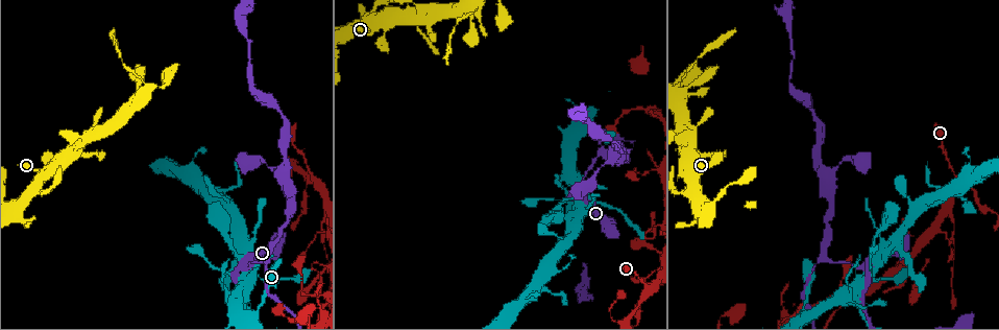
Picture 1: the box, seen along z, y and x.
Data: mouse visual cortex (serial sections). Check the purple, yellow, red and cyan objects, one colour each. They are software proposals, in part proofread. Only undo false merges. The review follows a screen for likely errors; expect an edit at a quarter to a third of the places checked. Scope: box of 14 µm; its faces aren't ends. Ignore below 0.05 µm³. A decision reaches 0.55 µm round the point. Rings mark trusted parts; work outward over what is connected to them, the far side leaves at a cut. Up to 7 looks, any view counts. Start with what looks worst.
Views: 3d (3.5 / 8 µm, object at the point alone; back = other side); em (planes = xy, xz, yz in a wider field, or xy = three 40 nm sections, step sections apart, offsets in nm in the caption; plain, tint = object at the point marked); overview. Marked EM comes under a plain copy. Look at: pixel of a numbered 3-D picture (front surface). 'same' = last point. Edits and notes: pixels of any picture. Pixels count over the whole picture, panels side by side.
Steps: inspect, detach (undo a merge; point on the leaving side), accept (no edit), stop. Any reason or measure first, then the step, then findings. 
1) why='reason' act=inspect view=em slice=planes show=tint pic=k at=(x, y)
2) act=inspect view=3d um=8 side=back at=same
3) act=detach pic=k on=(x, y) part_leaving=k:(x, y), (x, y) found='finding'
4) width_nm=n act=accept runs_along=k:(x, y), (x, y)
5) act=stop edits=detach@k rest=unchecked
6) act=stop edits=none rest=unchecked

why='four or more arms meet' act=inspect view=3d um=3.5 pic=1 at=(954, 174)

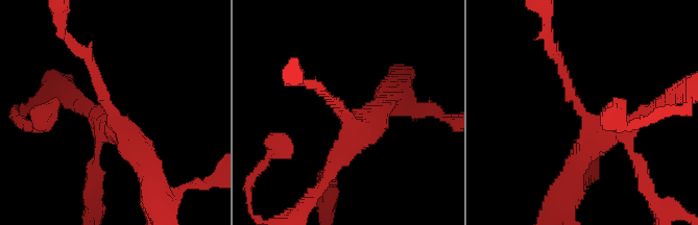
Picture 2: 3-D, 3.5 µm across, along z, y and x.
arms=4 arm_widths_nm=150,150,250,300 why='shape alone is not enough' act=inspect view=em slice=xy step=5 show=tint pic=2 at=(592, 125)

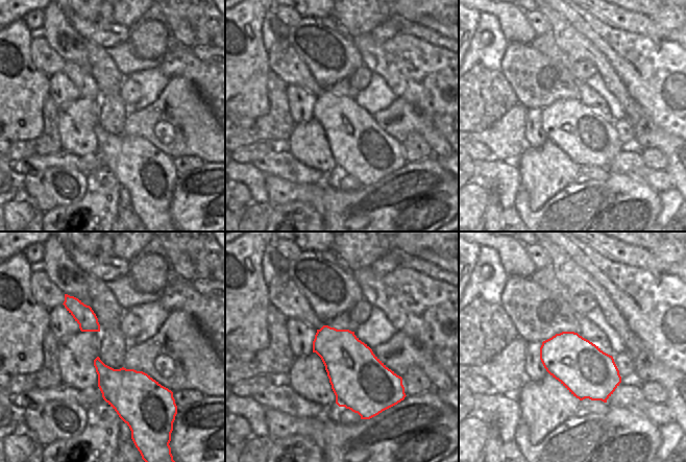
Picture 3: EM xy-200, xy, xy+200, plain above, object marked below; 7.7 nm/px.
act=accept runs_along=2:(93, 70), (150, 179) found='continuous, no second cell'

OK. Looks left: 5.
why='thin neck' act=inspect view=3d um=8 pic=1 at=(418, 27)

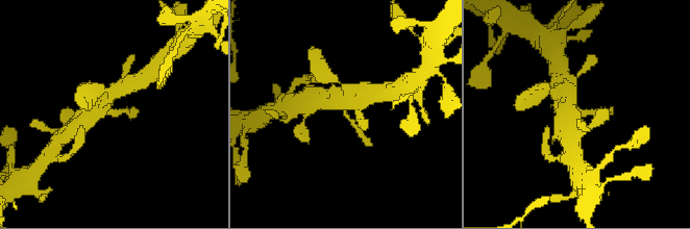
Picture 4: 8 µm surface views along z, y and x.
act=inspect view=em slice=planes show=tint pic=4 at=(343, 113)

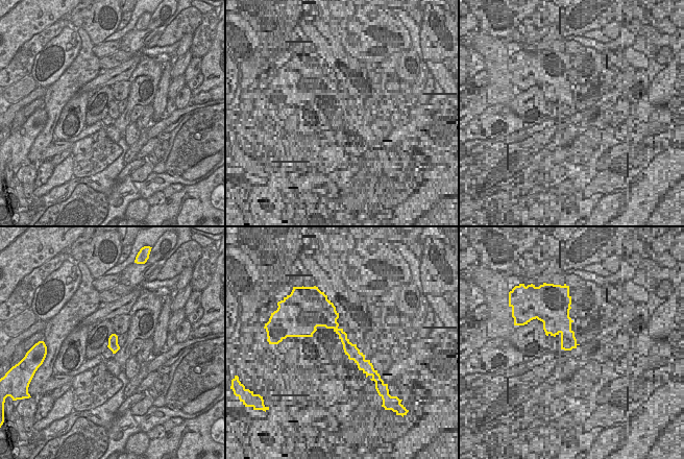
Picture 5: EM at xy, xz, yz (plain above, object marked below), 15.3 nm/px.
act=accept runs_along=4:(326, 98), (338, 103), (362, 135) found='continuous, no second cell'

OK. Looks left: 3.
why='sharp bend' act=inspect view=3d um=8 pic=1 at=(826, 256)

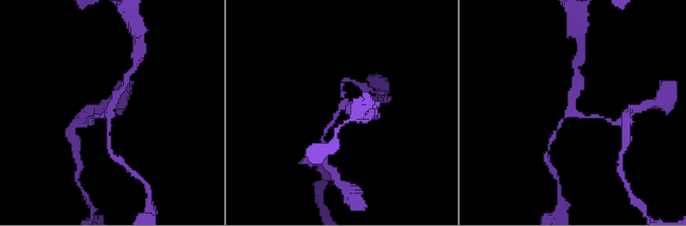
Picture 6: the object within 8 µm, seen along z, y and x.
arms=3 arm_widths_nm=150,150,250 act=inspect view=em slice=planes show=tint pic=6 at=(339, 108)

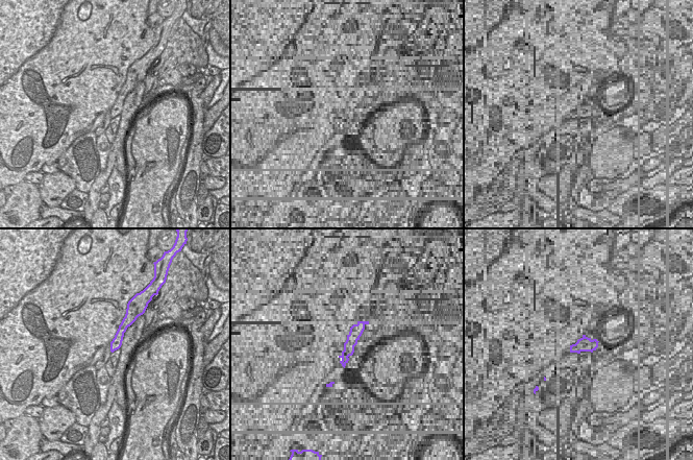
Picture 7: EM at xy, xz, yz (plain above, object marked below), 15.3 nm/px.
act=accept runs_along=6:(92, 116), (104, 115), (122, 88) found='all the same cell'

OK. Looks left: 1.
act=stop edits=none rest=unchecked

